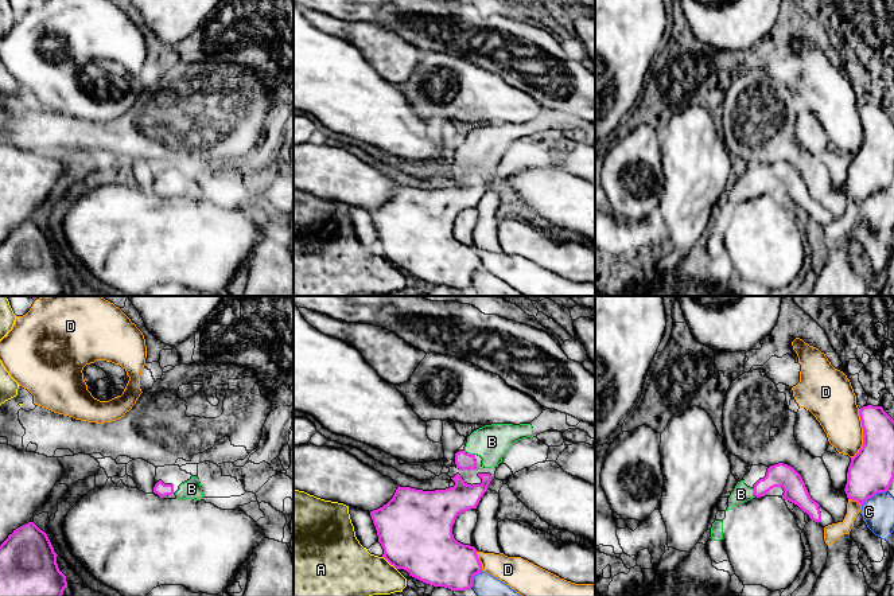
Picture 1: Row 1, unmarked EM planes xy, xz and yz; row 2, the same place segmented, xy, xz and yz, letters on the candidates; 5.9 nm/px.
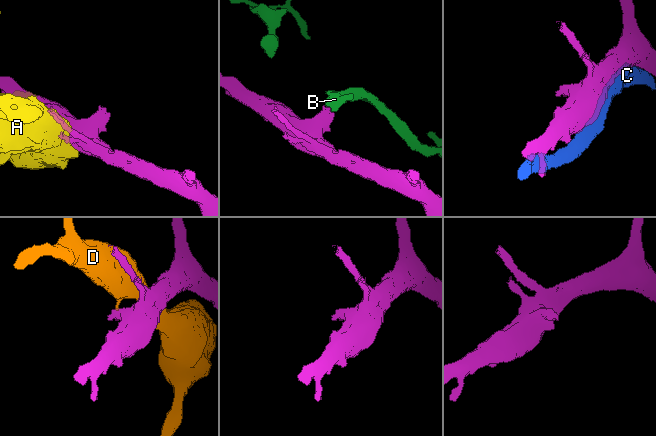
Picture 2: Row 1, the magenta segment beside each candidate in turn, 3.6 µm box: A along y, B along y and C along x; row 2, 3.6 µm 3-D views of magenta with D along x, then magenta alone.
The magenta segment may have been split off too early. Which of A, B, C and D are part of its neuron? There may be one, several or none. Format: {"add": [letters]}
{"add": ["B"]}

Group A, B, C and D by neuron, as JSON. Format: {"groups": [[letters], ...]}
{"groups": [["A"], ["B"], ["C"], ["D"]]}

